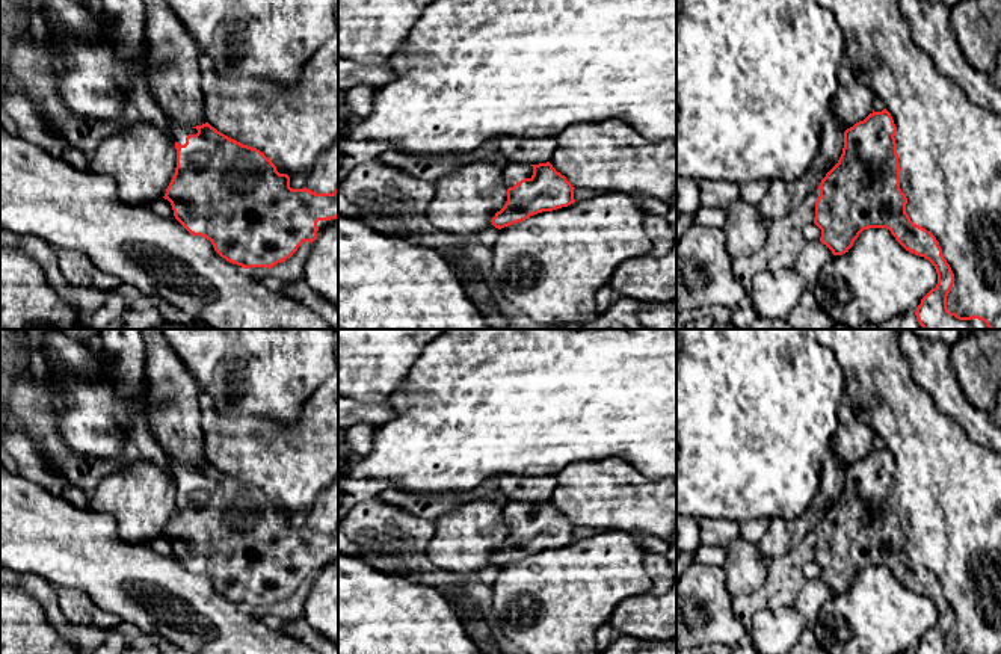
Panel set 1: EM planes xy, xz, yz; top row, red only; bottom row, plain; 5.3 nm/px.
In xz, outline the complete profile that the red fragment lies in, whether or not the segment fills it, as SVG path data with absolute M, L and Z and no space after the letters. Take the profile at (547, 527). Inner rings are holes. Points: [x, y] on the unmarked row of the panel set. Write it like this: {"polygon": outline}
{"polygon": "M550 500L509 501L503 507L503 520L507 526L507 539L492 556L492 563L498 568L575 541L575 526Z"}

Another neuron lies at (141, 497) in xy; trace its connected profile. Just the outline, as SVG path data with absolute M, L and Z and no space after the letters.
M145 458L103 477L89 498L89 509L109 514L121 538L133 544L148 544L152 538L163 536L175 506L177 488L166 470Z

